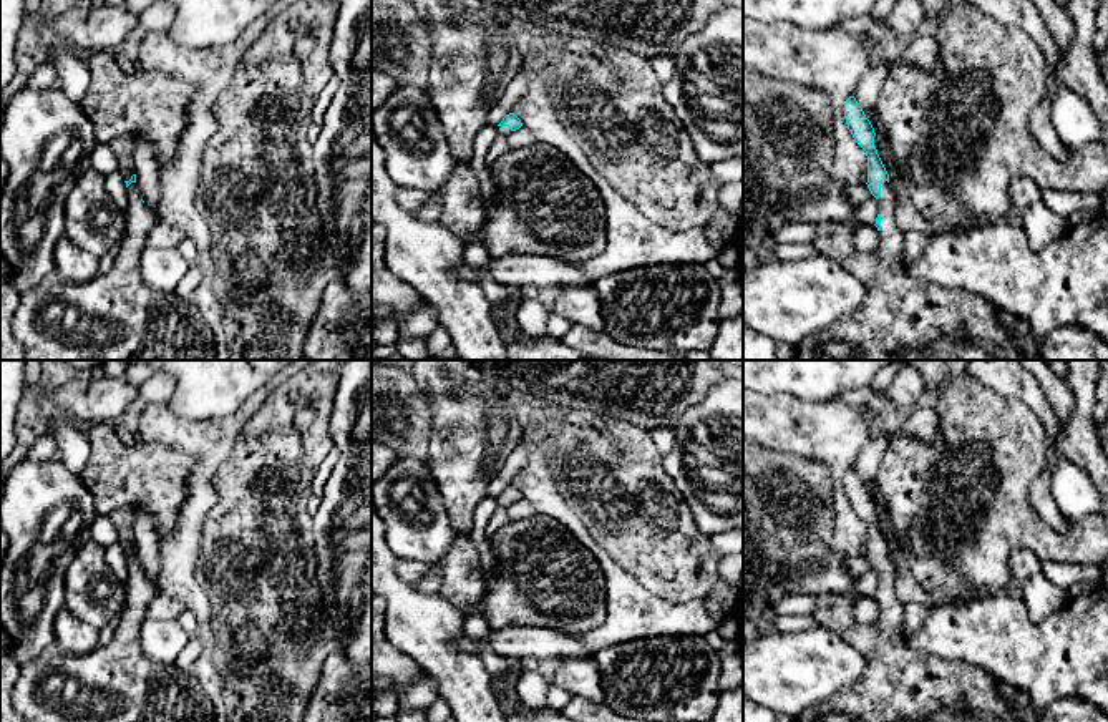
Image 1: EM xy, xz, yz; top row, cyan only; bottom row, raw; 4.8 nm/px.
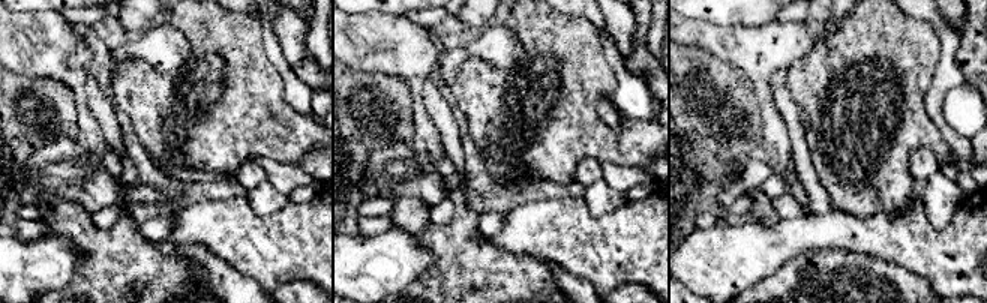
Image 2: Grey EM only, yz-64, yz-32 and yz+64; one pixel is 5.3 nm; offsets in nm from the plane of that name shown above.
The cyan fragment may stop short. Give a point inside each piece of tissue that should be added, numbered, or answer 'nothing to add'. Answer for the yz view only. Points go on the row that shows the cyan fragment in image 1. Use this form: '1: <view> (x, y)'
1: yz (901, 317)

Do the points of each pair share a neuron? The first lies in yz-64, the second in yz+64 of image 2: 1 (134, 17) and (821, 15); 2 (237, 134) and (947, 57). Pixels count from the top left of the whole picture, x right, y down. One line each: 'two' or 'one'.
1: one
2: two

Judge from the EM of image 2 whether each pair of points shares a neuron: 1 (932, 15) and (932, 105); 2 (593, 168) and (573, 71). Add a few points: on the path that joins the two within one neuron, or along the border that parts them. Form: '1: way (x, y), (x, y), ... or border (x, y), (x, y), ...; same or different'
1: way (947, 38), (947, 77), (942, 83); same
2: border (599, 161), (582, 158), (576, 164), (573, 180); different

